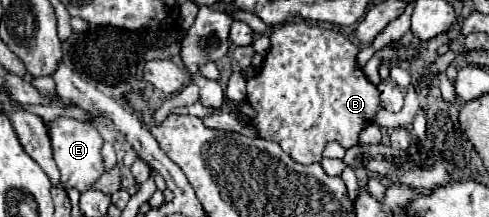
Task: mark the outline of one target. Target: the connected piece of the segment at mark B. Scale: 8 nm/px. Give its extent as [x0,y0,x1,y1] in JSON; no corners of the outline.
[246,23,380,165]

